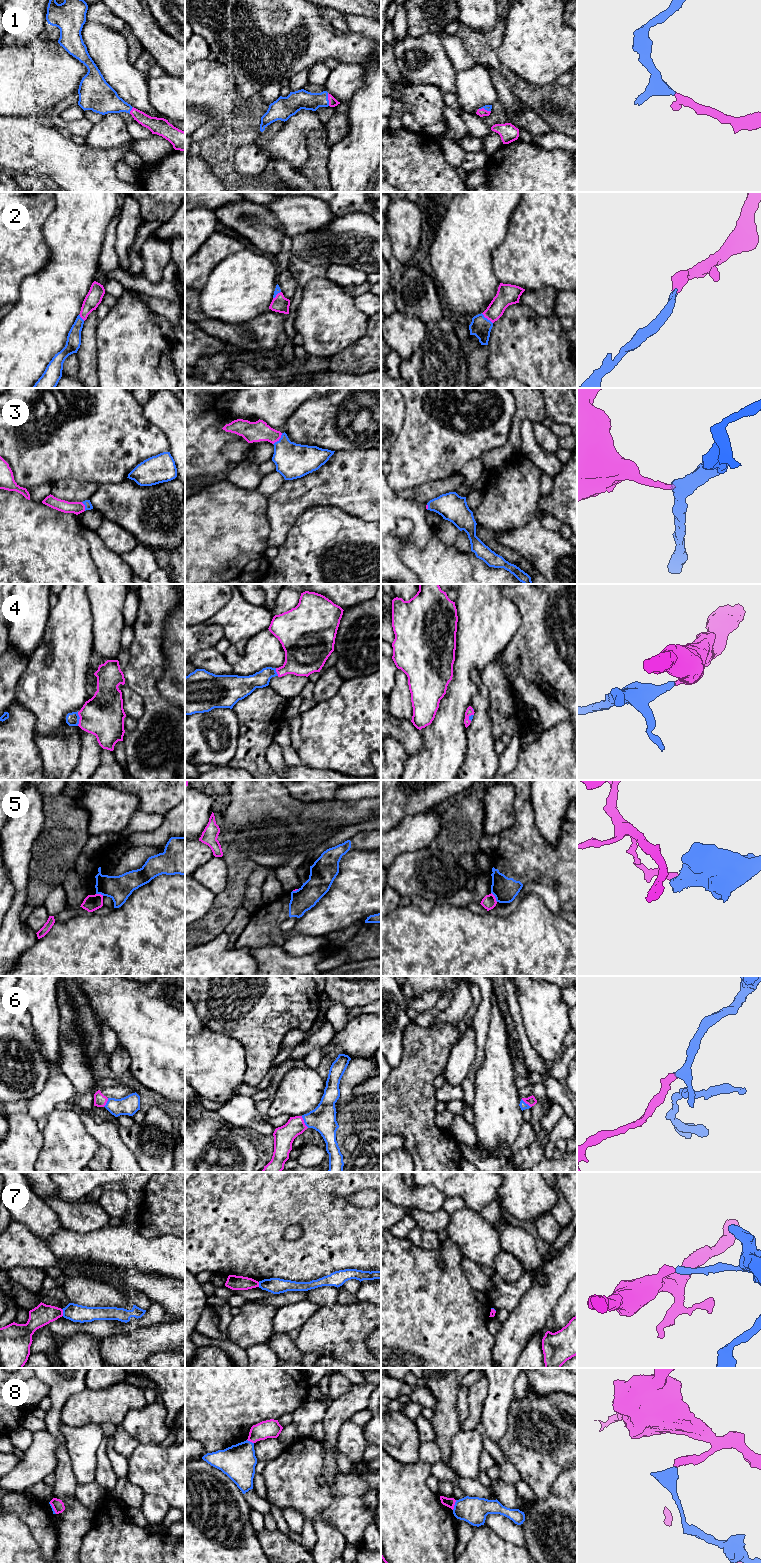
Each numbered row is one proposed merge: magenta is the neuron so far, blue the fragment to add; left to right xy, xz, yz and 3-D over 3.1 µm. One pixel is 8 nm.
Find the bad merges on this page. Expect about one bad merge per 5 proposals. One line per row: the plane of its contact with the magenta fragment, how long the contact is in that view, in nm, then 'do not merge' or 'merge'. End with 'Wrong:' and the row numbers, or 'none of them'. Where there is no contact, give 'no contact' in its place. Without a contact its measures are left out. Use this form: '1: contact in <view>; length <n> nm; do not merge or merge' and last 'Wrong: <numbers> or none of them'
1: contact in xz; length 110 nm; merge
2: contact in yz; length 130 nm; merge
3: contact in xz; length 120 nm; merge
4: contact in xy; length 110 nm; merge
5: contact in yz; length 90 nm; do not merge
6: contact in xz; length 110 nm; merge
7: contact in xy; length 60 nm; do not merge
8: contact in yz; length 90 nm; do not merge
Wrong: 5, 7, 8

